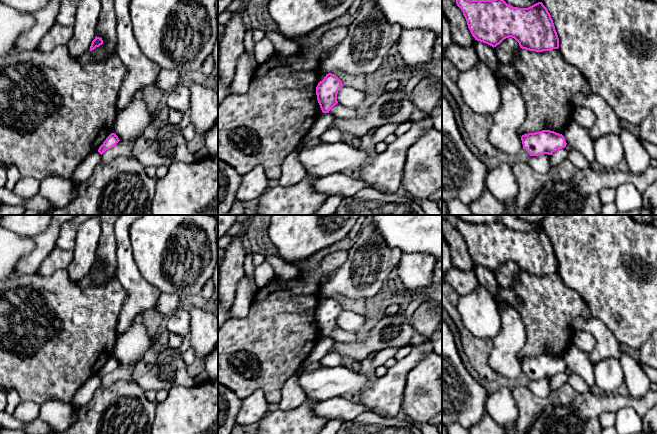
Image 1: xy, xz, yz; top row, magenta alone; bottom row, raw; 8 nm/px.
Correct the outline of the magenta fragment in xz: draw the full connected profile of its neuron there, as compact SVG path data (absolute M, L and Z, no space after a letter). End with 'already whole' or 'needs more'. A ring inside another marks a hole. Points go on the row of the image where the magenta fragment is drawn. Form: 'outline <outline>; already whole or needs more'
outline M328 73L316 87L317 100L323 113L329 111L338 103L337 94L343 87L342 81L334 74Z; already whole

